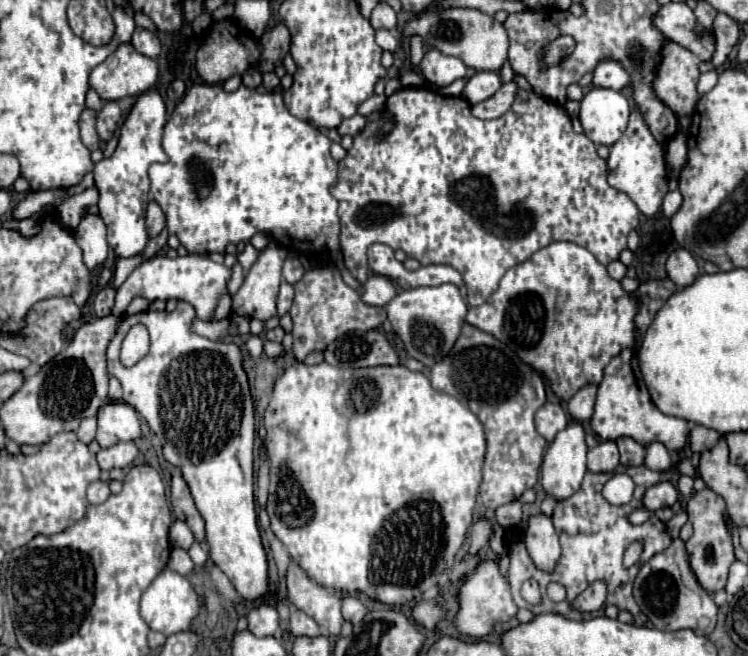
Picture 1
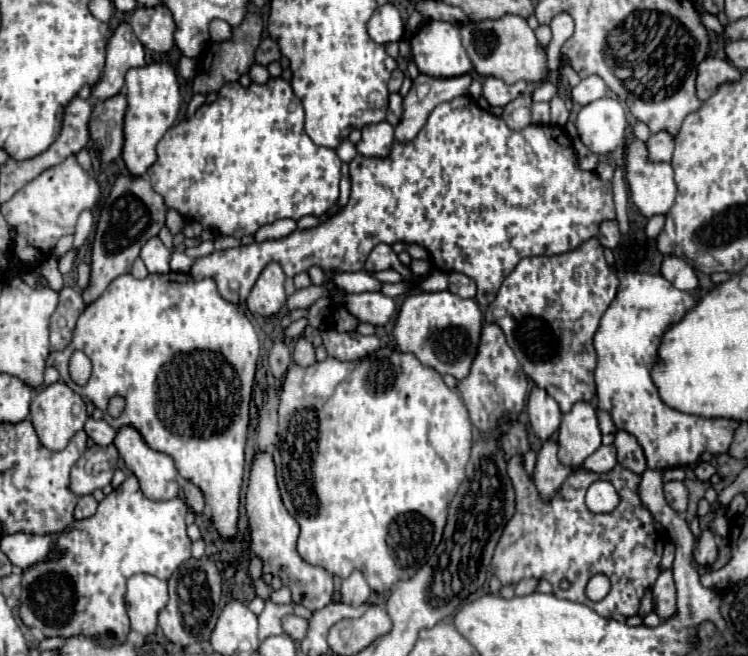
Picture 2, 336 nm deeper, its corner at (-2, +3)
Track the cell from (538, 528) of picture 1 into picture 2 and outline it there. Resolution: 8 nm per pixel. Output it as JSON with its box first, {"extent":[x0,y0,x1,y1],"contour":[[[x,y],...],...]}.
{"extent":[533,440,571,502],"contour":[[[547,440],[537,454],[537,466],[535,466],[535,474],[533,474],[541,500],[549,502],[555,496],[555,492],[559,492],[559,488],[567,480],[569,472],[571,472],[571,468],[563,466],[557,458],[557,444]]]}

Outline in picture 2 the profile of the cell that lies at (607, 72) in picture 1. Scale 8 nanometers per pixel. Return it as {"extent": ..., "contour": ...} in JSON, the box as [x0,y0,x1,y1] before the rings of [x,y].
{"extent":[571,76,607,106],"contour":[[[587,76],[575,88],[571,88],[571,98],[581,106],[585,106],[593,100],[599,100],[605,94],[607,94],[607,84],[603,84],[603,80],[599,80],[599,76]]]}

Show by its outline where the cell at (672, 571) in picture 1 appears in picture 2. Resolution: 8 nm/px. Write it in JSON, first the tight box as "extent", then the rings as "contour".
{"extent":[653,570,677,618],"contour":[[[663,570],[653,586],[653,610],[659,618],[671,618],[677,612],[675,606],[675,580],[673,570]]]}

